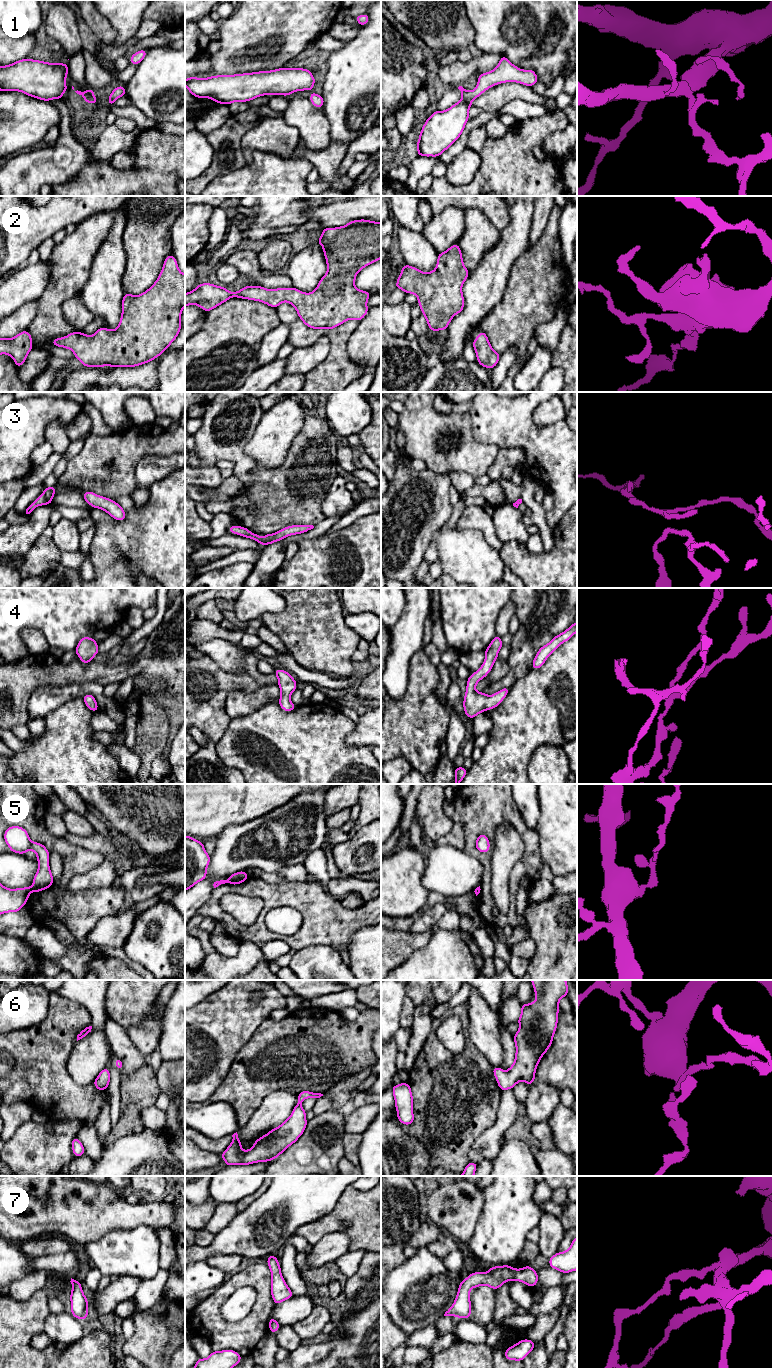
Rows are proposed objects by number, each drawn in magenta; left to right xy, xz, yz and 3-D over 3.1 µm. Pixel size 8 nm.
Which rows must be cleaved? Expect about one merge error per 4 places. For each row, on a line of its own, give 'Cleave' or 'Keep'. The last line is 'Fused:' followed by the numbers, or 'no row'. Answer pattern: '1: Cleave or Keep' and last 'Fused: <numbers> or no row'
1: Keep
2: Keep
3: Keep
4: Keep
5: Cleave
6: Keep
7: Keep
Fused: 5

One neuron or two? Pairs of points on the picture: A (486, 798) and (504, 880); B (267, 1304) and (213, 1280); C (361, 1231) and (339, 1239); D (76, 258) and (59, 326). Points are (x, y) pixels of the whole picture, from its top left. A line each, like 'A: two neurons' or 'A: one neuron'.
A: two neurons
B: two neurons
C: two neurons
D: one neuron

